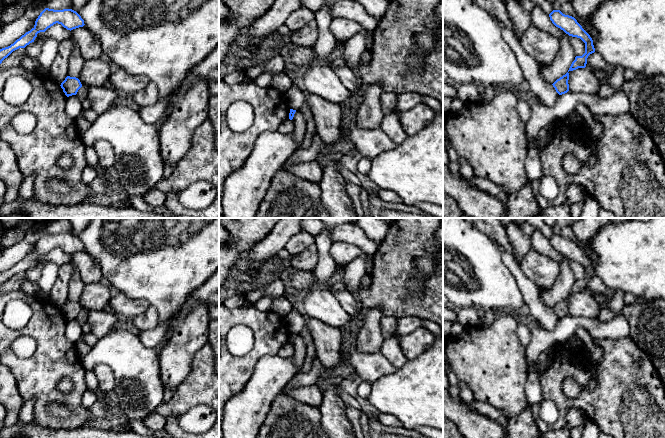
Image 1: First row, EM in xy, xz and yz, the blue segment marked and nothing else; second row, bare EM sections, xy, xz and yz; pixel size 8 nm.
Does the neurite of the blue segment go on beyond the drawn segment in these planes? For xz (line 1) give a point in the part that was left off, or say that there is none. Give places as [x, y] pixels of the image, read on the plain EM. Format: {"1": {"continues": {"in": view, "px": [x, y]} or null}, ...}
{"1": {"continues": null}}

